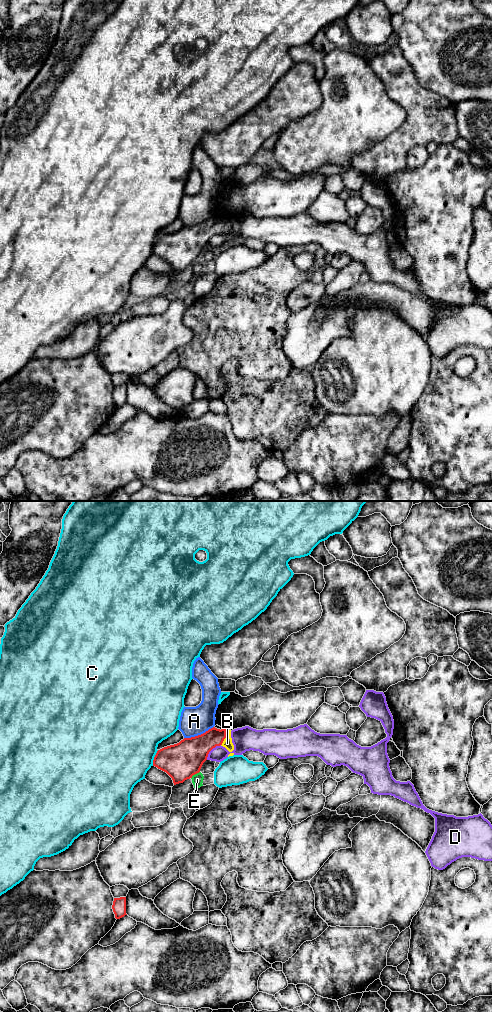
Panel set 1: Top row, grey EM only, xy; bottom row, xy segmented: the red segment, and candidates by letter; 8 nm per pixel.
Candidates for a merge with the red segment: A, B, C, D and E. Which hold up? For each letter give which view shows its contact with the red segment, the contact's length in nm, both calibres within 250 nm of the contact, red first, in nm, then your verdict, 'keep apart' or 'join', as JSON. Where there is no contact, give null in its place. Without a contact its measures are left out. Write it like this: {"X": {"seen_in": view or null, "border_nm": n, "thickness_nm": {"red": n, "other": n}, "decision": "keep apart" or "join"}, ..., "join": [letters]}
{"A": {"seen_in": "xy", "border_nm": 260, "thickness_nm": {"red": 300, "other": 240}, "decision": "keep apart"}, "B": {"seen_in": "xy", "border_nm": 140, "thickness_nm": {"red": 200, "other": 80}, "decision": "join"}, "C": {"seen_in": "xy", "border_nm": 140, "thickness_nm": {"red": 300, "other": 500}, "decision": "keep apart"}, "D": {"seen_in": "xy", "border_nm": 170, "thickness_nm": {"red": 280, "other": 140}, "decision": "keep apart"}, "E": {"seen_in": "xy", "border_nm": 90, "thickness_nm": {"red": 300, "other": 90}, "decision": "keep apart"}, "join": ["B"]}

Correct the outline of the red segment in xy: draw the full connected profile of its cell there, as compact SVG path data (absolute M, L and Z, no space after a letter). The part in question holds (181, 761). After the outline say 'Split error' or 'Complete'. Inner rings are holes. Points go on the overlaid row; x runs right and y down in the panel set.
M213 727L201 735L184 738L177 744L158 750L153 766L166 772L174 785L183 783L200 772L209 752L220 745L229 752L234 750L231 730Z. Split error

